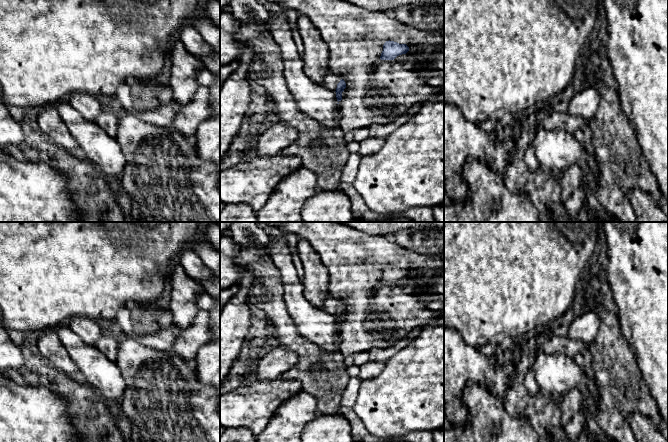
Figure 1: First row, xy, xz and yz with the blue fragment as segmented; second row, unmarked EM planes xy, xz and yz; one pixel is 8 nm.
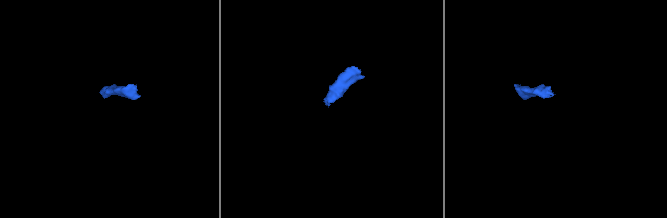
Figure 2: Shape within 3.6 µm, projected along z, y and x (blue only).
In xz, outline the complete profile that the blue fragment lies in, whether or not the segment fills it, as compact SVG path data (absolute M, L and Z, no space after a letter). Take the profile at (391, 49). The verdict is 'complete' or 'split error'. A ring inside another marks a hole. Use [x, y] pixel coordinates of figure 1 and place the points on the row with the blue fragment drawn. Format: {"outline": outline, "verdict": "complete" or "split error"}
{"outline": "M386 41L383 45L383 51L381 53L381 60L394 60L397 56L406 54L409 51L409 47L406 44L399 44L394 41Z", "verdict": "complete"}

